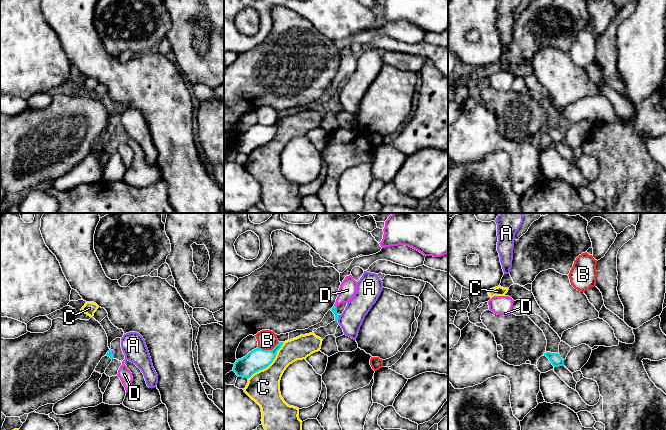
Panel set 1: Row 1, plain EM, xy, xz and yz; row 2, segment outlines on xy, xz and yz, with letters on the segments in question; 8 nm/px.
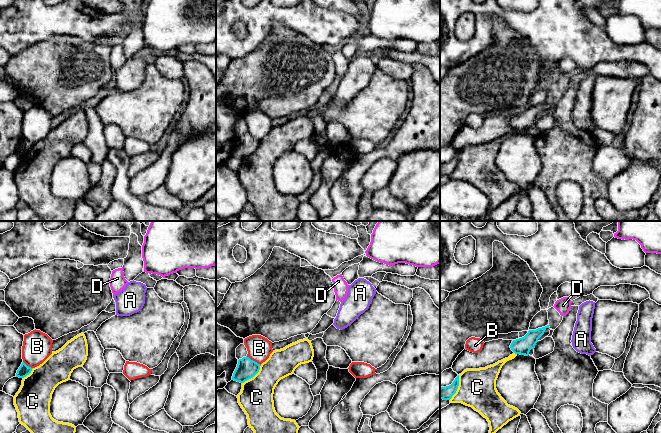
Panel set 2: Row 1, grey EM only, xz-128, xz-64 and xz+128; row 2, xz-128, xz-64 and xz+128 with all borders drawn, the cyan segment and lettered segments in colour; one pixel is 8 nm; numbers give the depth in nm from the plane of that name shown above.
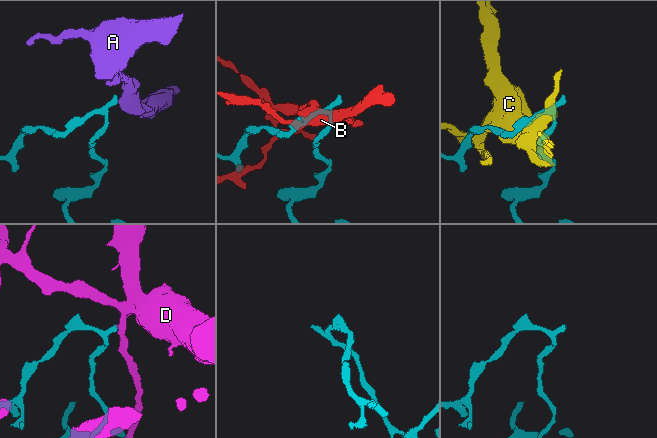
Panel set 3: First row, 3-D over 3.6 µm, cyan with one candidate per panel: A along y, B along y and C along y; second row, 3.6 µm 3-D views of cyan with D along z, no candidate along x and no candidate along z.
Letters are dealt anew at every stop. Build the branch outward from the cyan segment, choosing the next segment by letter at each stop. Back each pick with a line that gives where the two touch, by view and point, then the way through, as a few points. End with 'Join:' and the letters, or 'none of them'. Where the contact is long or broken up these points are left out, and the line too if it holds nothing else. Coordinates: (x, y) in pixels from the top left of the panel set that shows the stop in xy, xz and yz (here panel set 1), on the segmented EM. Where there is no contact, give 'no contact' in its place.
D: contact xz (335, 306); way xz (334, 309), (335, 306), (347, 290)
Join: D

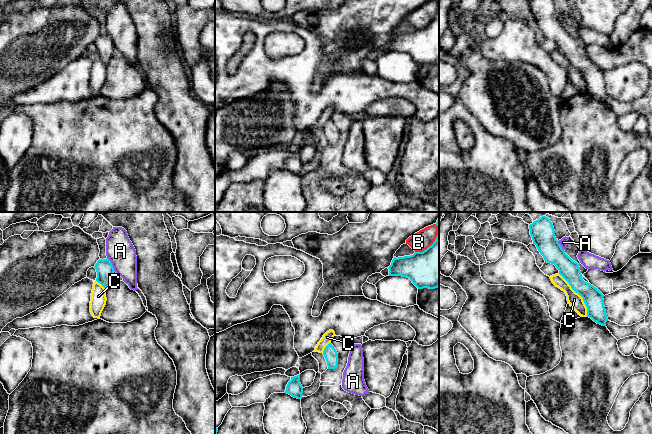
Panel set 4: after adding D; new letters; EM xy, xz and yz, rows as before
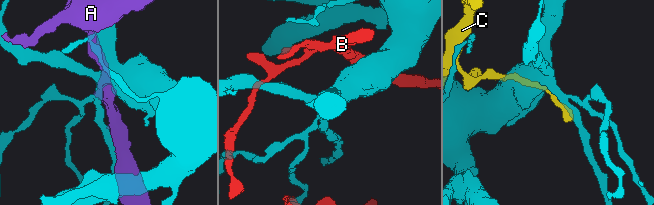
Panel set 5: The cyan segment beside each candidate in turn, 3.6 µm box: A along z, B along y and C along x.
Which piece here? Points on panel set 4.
Join: none of them

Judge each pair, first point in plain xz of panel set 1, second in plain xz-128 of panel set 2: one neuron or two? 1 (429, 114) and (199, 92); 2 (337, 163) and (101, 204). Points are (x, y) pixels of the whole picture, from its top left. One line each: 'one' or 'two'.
1: one
2: one

